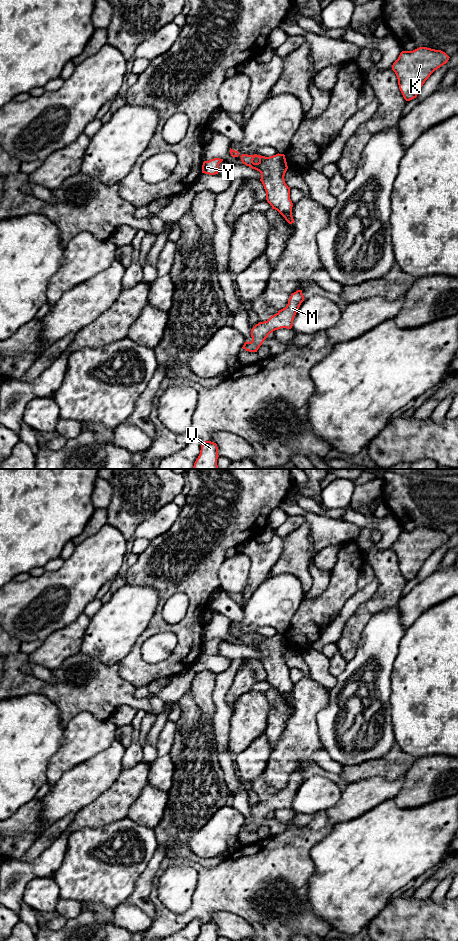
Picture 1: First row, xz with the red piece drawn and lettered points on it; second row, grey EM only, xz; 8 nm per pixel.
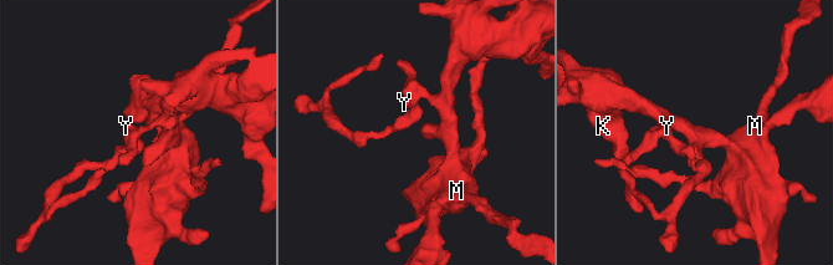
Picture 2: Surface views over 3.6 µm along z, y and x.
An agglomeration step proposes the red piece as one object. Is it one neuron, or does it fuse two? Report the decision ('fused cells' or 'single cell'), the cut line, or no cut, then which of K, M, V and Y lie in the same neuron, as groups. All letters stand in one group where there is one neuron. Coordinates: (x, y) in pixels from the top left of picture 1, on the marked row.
single cell; no cut; K M V Y

